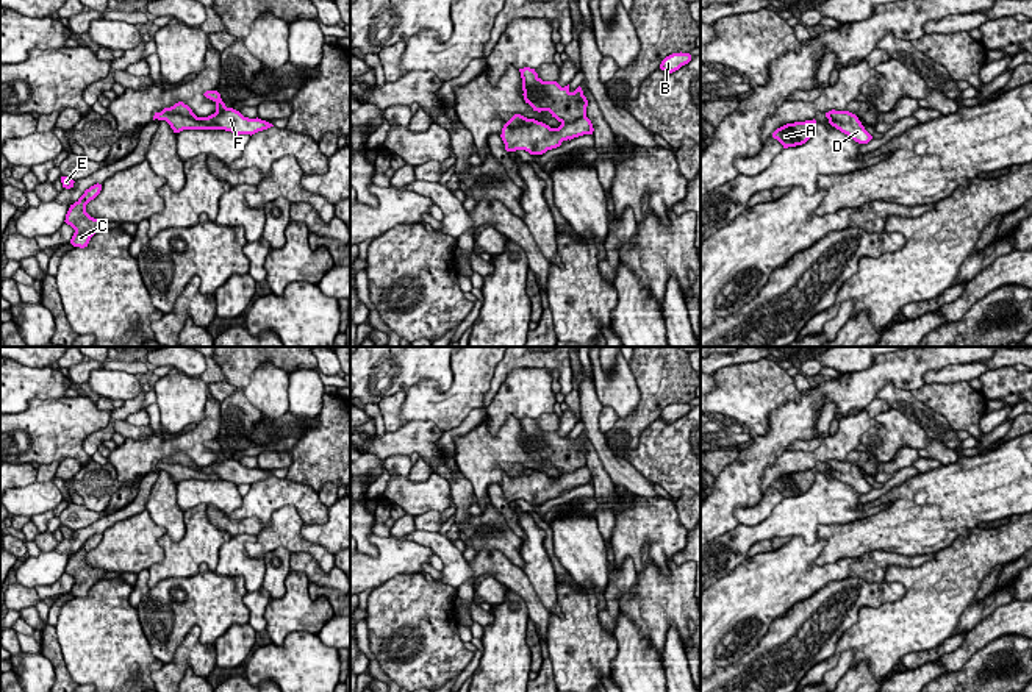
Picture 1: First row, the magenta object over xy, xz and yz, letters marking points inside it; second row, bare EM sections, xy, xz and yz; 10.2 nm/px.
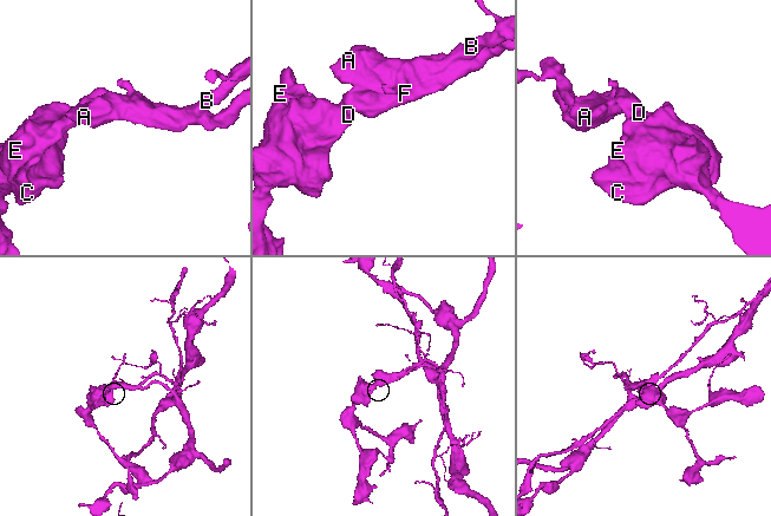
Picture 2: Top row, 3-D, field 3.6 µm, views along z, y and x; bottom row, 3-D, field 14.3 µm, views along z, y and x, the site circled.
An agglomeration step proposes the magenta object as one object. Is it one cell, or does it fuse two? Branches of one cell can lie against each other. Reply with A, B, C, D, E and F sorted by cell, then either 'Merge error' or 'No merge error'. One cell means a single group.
Groups: A B / C D E F. Merge error

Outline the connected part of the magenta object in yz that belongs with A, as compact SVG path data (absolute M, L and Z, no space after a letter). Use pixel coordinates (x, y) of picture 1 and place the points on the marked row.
M816 120L787 123L772 133L783 148L805 144L816 130Z

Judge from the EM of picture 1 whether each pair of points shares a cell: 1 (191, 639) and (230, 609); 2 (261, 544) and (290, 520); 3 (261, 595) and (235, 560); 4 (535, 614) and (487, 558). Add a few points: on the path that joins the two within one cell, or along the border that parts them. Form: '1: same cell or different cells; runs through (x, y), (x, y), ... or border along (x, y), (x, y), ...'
1: different cells; border along (213, 644), (204, 644), (194, 627), (175, 652)
2: same cell; runs through (268, 539), (283, 527)
3: same cell; runs through (254, 586), (254, 578), (244, 569)
4: same cell; runs through (530, 599), (502, 569)

